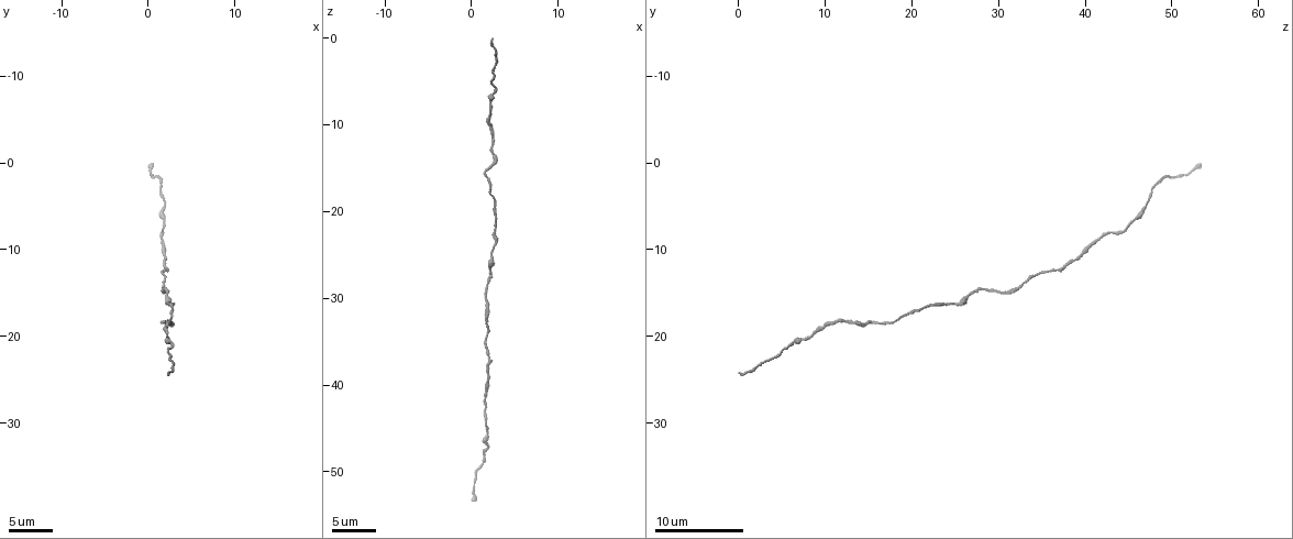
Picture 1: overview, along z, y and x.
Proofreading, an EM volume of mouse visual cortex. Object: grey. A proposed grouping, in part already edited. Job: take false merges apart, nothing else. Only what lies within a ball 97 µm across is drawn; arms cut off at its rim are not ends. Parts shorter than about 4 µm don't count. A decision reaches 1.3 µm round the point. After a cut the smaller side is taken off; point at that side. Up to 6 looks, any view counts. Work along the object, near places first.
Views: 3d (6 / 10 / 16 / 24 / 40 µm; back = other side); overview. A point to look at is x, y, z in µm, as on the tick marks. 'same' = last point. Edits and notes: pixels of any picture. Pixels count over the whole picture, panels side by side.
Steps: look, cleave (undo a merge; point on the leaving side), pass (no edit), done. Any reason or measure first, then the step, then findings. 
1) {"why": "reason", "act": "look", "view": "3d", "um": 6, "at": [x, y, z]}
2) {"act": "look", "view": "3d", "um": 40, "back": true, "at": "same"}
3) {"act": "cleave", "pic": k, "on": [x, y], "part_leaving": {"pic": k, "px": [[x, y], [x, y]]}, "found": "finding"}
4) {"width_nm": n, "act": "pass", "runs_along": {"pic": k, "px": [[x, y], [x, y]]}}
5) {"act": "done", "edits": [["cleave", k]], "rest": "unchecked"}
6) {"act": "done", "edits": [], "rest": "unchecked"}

{"why": "sudden change in width", "act": "look", "view": "3d", "um": 6, "at": [2.8, 20.8, 5.8]}

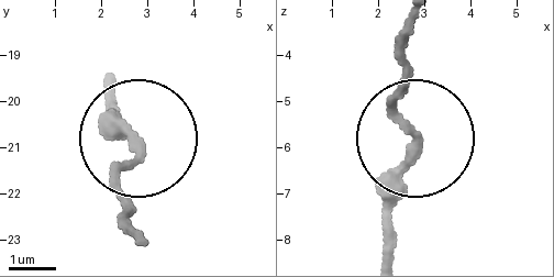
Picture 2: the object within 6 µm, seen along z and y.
{"act": "pass", "runs_along": {"pic": 2, "px": [[108, 93], [135, 141], [119, 176], [126, 232]]}, "found": "continuous, no second neuron"}

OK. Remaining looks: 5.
{"why": "calibre changes", "act": "look", "view": "3d", "um": 10, "at": [1.8, 18.4, 15.2]}

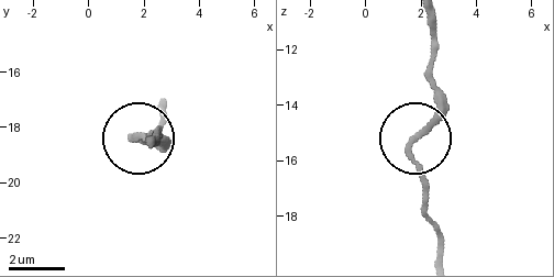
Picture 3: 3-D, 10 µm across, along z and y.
{"act": "look", "view": "3d", "um": 10, "back": true, "at": [1.8, 18.3, 15.2]}

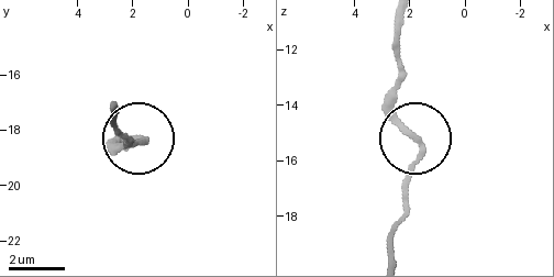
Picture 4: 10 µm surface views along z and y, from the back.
{"act": "pass", "runs_along": {"pic": 4, "px": [[387, 253], [408, 210], [418, 153], [394, 103], [401, 70]]}, "found": "all the same neuron"}

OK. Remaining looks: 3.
{"why": "sudden change in width", "act": "look", "view": "3d", "um": 10, "at": [1.8, 6.8, 45.6]}

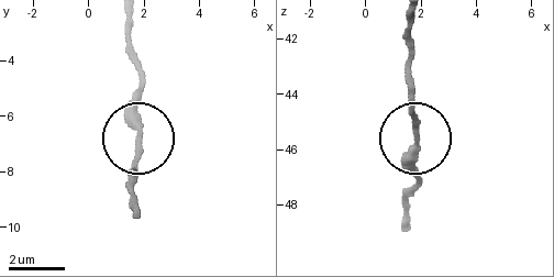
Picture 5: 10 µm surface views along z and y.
{"width_nm": 240, "act": "pass", "runs_along": {"pic": 5, "px": [[412, 20], [408, 106], [414, 180]]}, "found": "all the same neuron"}

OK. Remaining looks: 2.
{"act": "done", "edits": [], "rest": "unchecked"}

